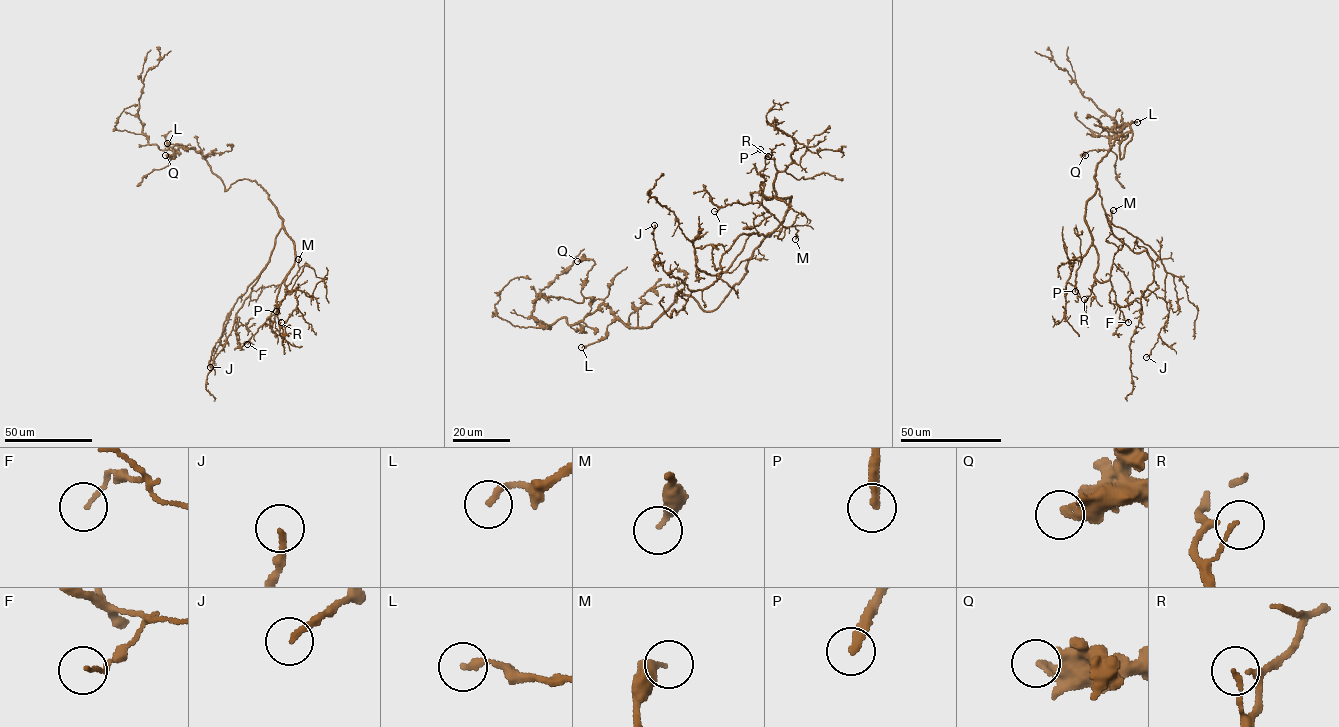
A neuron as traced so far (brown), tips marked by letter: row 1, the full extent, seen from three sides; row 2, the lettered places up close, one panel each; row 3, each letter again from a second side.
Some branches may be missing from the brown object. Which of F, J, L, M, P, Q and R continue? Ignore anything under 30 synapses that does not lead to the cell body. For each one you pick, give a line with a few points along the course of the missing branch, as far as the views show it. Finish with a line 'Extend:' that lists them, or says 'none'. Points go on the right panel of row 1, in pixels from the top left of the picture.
P: Course of what is missing: (1075, 291), (1077, 321), (1083, 337), (1079, 340), (1071, 339), (1072, 344), (1062, 349), (1060, 343)
Extend: P

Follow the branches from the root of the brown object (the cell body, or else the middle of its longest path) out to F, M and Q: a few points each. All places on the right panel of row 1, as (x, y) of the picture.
F: (1114, 140), (1097, 164), (1096, 192), (1087, 201), (1085, 220), (1098, 254), (1094, 278), (1109, 280), (1128, 322)
M: (1114, 140), (1097, 164), (1085, 217), (1101, 282), (1123, 244), (1110, 228), (1113, 210)
Q: (1114, 140), (1127, 134), (1119, 145), (1121, 159), (1132, 138), (1128, 124), (1105, 129), (1110, 150), (1085, 155)

